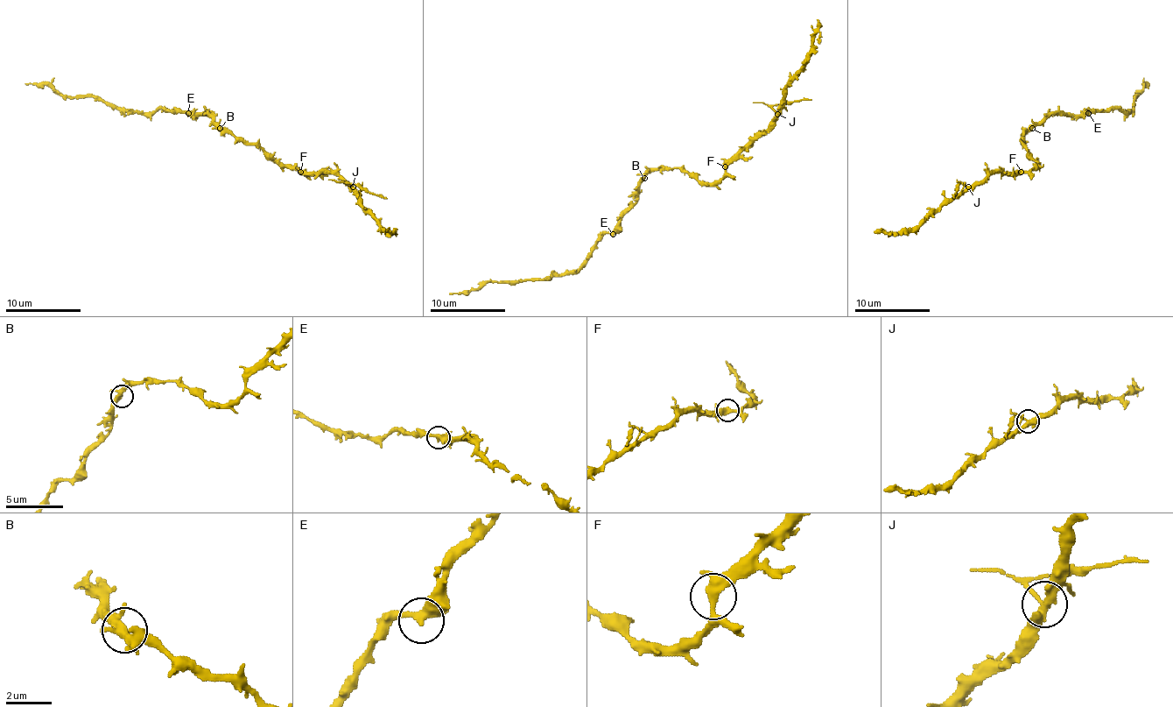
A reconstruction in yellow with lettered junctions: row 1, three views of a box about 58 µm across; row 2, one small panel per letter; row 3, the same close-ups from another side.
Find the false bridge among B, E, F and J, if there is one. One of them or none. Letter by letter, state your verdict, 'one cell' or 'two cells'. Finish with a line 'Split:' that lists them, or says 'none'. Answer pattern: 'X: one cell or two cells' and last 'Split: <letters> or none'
B: one cell
E: one cell
F: one cell
J: two cells
Split: J

